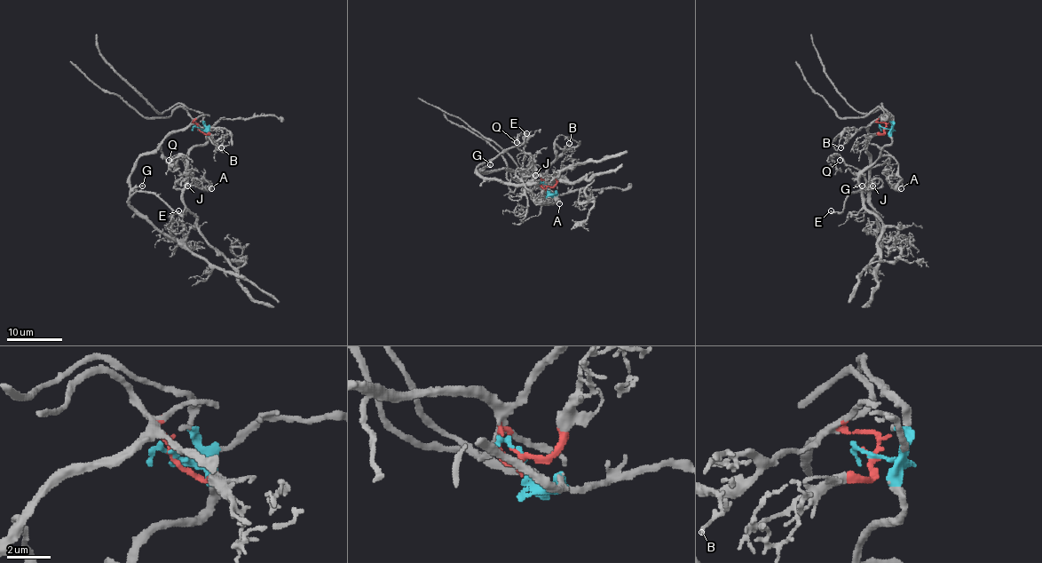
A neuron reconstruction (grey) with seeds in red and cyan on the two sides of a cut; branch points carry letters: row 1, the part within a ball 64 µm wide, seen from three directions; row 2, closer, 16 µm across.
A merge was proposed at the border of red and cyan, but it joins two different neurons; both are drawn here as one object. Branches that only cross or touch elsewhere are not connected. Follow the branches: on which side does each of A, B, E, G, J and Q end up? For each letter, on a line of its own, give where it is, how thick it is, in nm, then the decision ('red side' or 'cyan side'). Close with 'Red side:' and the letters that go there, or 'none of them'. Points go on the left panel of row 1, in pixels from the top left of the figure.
A: place (211, 188); calibre 120 nm; cyan side
B: place (221, 147); calibre 140 nm; red side
E: place (178, 210); calibre 280 nm; red side
G: place (142, 186); calibre 160 nm; red side
J: place (187, 186); calibre 110 nm; cyan side
Q: place (169, 160); calibre 190 nm; red side
Red side: B, E, G, Q

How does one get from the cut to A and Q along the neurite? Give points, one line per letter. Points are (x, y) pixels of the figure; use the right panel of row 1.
A: (884, 128), (890, 131), (890, 140), (880, 156), (897, 164), (900, 188)
Q: (884, 128), (880, 122), (868, 125), (868, 142), (880, 146), (889, 160), (862, 170), (840, 154), (840, 160)

